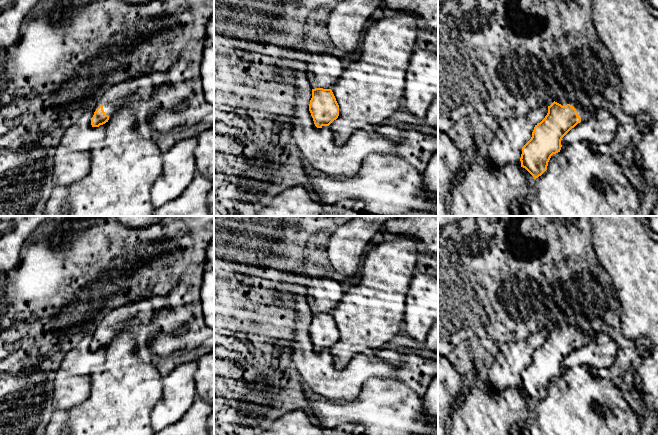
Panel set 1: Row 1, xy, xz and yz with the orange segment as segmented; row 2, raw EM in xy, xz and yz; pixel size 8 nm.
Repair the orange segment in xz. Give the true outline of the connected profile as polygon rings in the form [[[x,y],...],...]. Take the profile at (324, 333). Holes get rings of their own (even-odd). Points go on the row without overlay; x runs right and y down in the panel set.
[[[312,313],[309,335],[317,352],[329,350],[339,340],[339,329],[331,313]]]

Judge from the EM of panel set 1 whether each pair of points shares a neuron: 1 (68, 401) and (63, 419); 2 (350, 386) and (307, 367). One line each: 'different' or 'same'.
1: different
2: same

